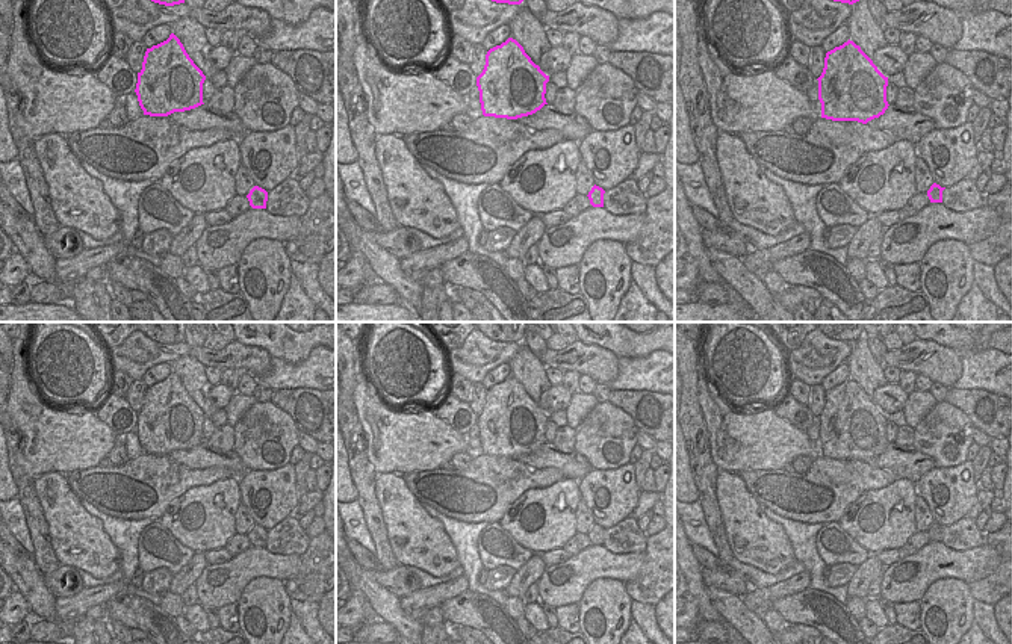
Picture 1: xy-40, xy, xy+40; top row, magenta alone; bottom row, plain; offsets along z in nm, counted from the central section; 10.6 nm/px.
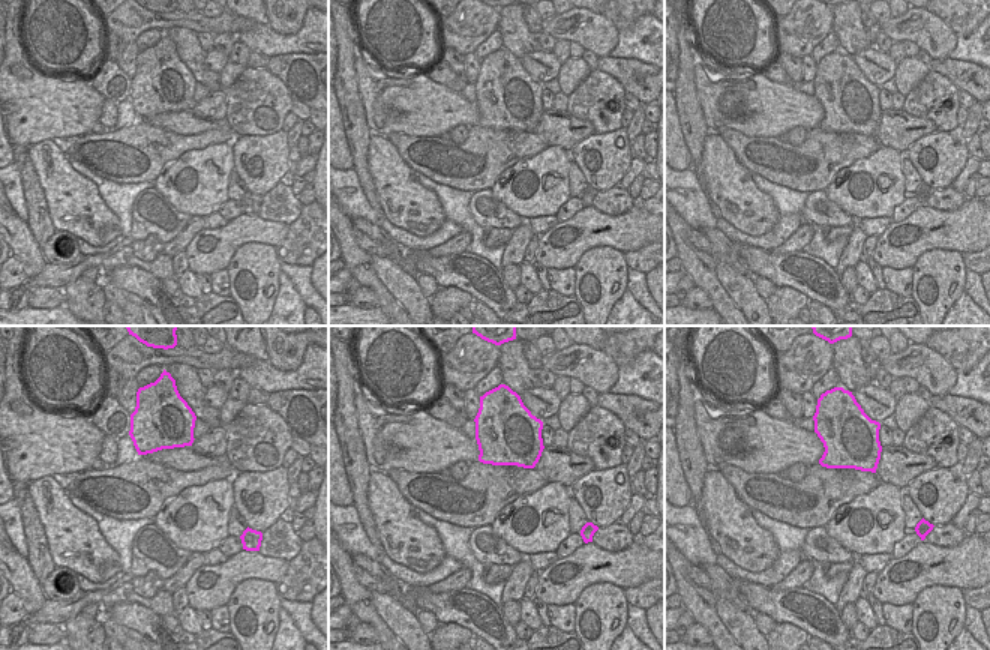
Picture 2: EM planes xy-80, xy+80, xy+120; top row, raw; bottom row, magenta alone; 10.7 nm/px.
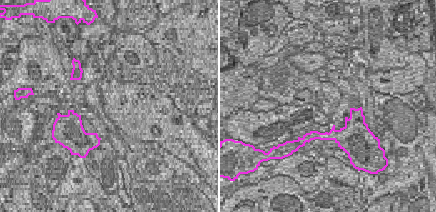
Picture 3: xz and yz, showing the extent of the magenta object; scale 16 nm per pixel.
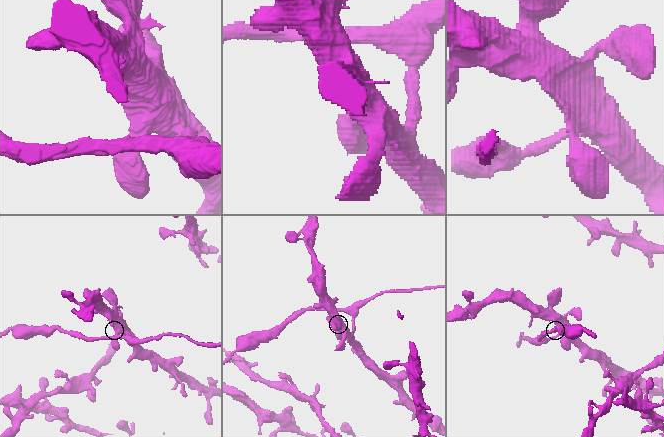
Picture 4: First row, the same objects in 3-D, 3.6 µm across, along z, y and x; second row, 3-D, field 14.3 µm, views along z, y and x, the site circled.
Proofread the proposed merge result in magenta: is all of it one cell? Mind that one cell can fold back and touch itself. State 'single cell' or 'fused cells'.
fused cells

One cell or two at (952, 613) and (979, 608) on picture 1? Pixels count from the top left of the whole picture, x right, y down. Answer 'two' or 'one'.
two

